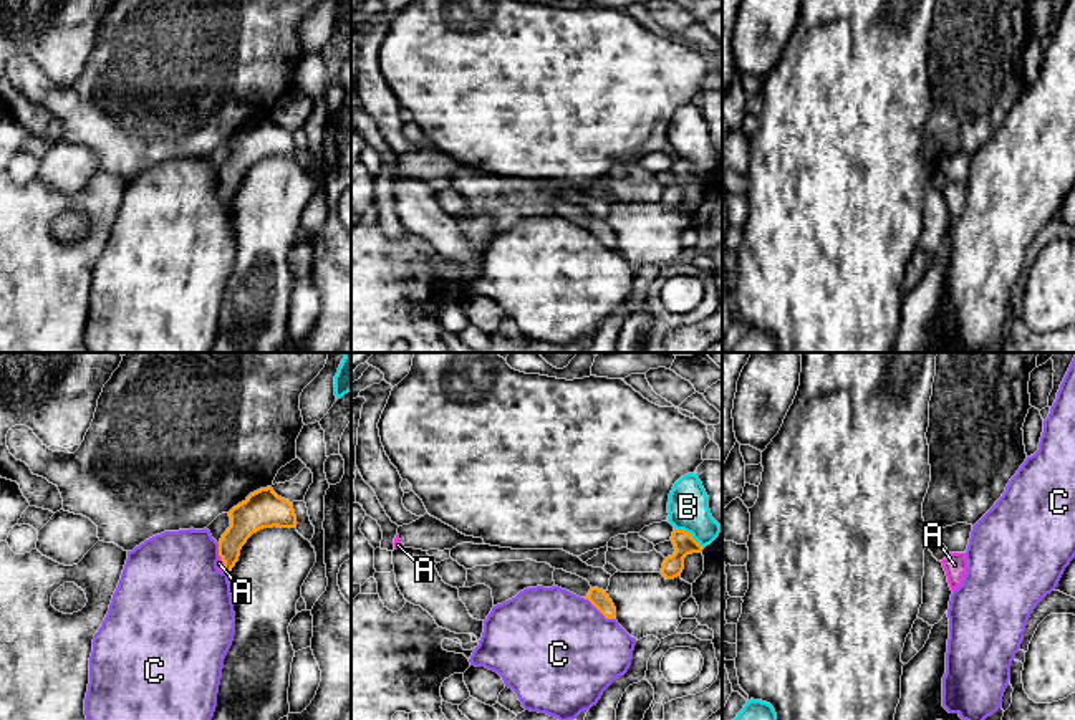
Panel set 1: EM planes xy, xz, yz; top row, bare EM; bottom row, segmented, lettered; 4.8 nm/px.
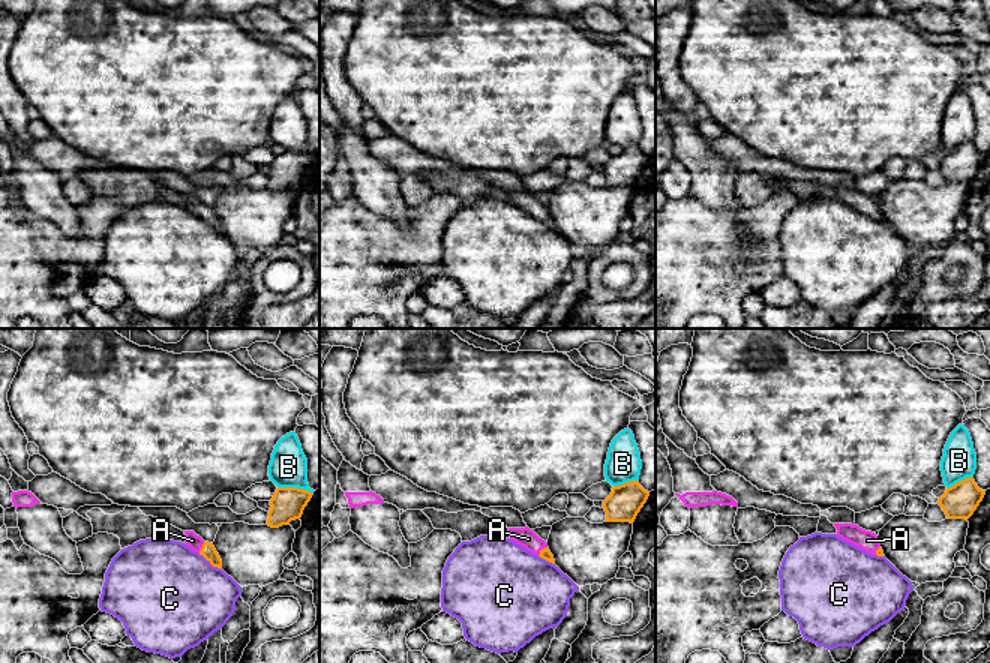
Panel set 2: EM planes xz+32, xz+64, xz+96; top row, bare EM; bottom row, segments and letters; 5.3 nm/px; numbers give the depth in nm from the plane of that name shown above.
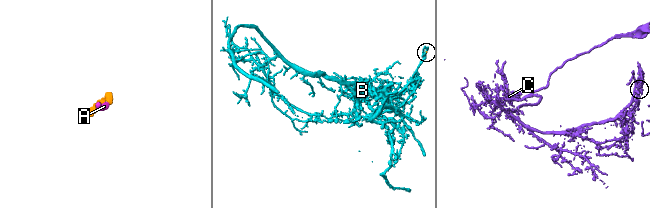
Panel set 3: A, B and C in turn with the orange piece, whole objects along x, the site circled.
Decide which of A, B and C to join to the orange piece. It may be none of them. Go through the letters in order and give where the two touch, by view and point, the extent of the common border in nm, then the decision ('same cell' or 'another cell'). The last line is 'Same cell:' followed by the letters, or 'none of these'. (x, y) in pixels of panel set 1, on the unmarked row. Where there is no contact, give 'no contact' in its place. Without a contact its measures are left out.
A: meets orange in xy at (224, 192); contact 80 nm long; same cell
B: meets orange in xz at (689, 163); contact 180 nm long; another cell
C: meets orange in xz at (602, 242); contact 180 nm long; another cell
Same cell: A

